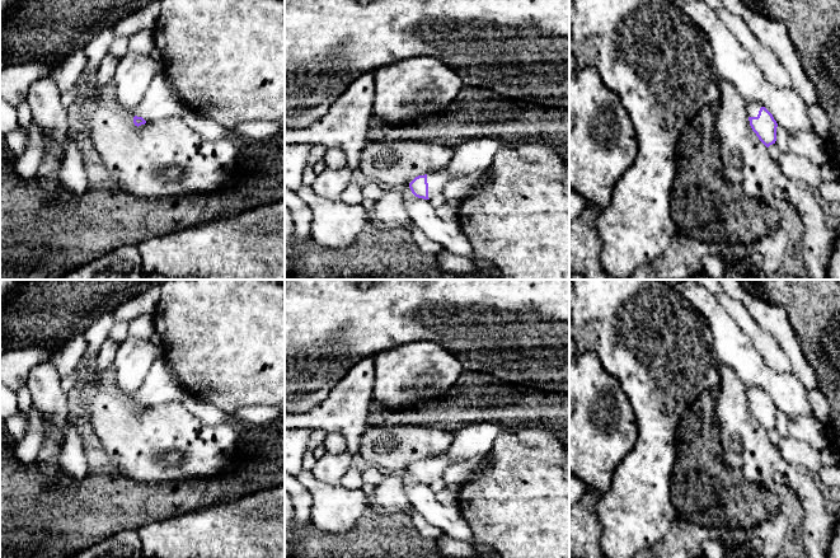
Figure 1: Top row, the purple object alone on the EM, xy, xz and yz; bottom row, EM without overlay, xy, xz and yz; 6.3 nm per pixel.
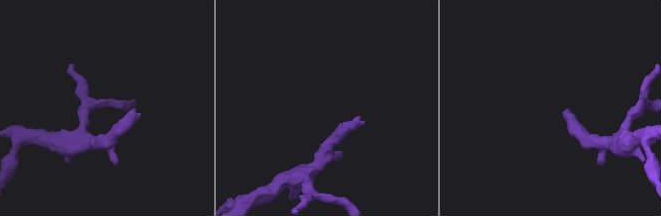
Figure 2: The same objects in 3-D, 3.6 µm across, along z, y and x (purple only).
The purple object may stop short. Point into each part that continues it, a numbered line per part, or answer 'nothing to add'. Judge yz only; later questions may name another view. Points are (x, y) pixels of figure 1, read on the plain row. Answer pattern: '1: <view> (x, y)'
1: yz (752, 392)

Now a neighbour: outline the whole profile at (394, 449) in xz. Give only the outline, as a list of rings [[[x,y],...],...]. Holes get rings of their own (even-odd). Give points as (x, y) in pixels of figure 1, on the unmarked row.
[[[370,426],[361,435],[360,455],[385,473],[403,473],[416,461],[445,454],[454,432],[431,426]]]

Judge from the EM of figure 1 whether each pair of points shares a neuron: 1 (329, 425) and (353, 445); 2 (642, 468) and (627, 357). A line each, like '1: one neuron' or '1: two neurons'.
1: one neuron
2: one neuron

